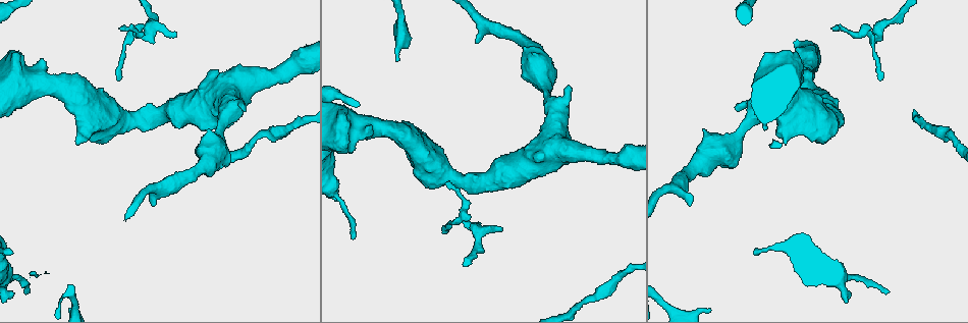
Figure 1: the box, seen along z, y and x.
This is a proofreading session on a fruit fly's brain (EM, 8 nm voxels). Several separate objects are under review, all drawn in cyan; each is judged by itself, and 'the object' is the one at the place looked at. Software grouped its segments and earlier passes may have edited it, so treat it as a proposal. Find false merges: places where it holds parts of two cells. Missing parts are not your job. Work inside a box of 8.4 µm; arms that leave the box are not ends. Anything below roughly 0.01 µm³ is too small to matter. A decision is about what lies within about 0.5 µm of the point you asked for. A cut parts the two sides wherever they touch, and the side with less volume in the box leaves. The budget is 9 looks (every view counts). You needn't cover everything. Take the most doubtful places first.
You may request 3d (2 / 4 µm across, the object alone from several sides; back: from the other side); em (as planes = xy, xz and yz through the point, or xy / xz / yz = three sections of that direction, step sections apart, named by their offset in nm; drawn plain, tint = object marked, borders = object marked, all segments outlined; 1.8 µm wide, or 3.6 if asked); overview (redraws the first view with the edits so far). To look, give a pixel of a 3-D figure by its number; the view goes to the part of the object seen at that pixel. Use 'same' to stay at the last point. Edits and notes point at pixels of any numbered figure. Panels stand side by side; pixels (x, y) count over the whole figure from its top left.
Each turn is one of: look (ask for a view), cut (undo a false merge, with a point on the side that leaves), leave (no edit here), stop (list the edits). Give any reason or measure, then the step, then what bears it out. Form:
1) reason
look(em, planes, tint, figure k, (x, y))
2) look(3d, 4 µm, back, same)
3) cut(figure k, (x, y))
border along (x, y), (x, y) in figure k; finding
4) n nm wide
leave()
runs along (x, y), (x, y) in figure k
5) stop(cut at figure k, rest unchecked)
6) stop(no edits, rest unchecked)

branch point
look(em, planes, borders, figure 1, (674, 187))

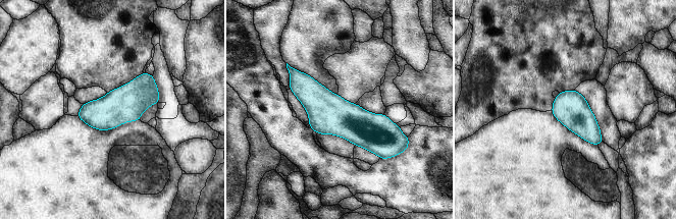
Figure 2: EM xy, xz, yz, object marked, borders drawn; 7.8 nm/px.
leave()
runs along (293, 73), (335, 116), (397, 133) in figure 2; one cell here

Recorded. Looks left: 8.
thick turns thin
look(3d, 4 µm, figure 1, (789, 120))

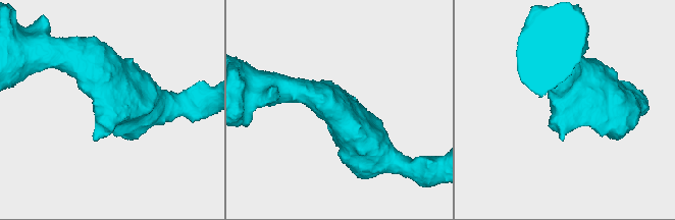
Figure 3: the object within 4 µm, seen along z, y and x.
look(em, 3.6 µm, yz, step 16, tint, figure 3, (563, 104))

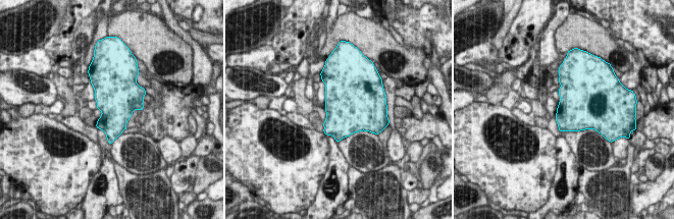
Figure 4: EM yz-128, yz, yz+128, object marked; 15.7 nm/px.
look(em, 3.6 µm, planes, tint, same)

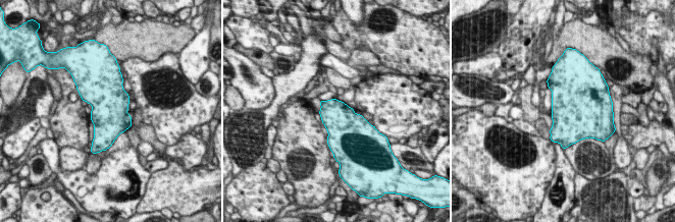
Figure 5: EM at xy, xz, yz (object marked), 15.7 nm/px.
550 nm wide
leave()
continuous, no second cell

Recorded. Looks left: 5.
calibre changes
look(3d, 4 µm, figure 1, (928, 129))

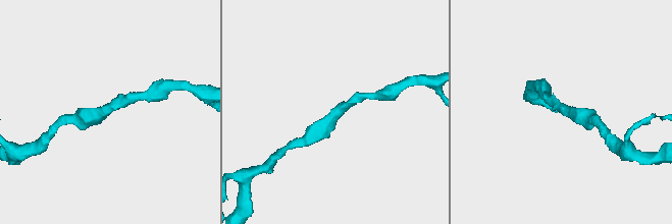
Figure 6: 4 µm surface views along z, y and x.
now the EM
look(em, xz, step 8, tint, figure 6, (335, 112))

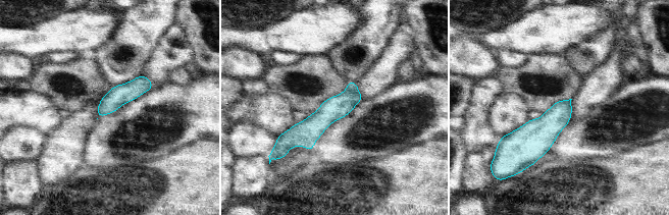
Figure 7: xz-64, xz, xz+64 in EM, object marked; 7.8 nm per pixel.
look(em, planes, borders, same)

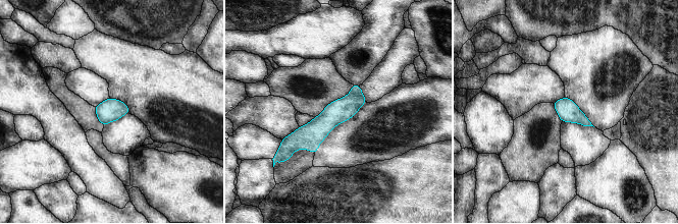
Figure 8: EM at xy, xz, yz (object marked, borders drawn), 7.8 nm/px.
leave()
runs along (358, 89), (312, 134), (287, 142) in figure 8; continuous, no second cell

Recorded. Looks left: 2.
thick turns thin
look(em, 3.6 µm, xy, step 8, tint, figure 1, (556, 128))

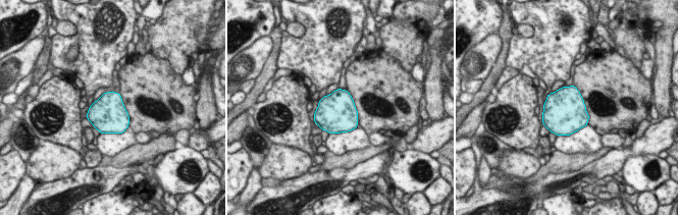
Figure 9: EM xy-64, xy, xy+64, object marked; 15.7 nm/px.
look(em, 3.6 µm, planes, tint, same)

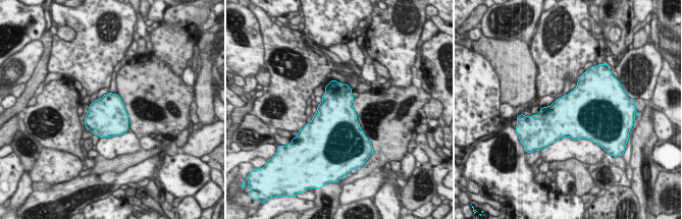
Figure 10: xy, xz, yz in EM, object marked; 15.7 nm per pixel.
600 nm wide
leave()
continuous, no second cell

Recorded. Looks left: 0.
stop(no edits, rest unchecked)

